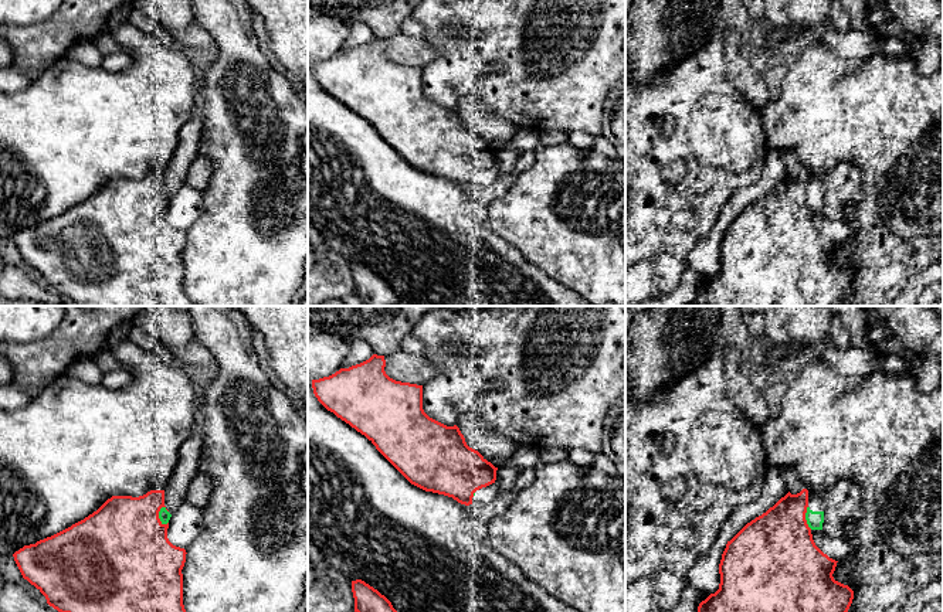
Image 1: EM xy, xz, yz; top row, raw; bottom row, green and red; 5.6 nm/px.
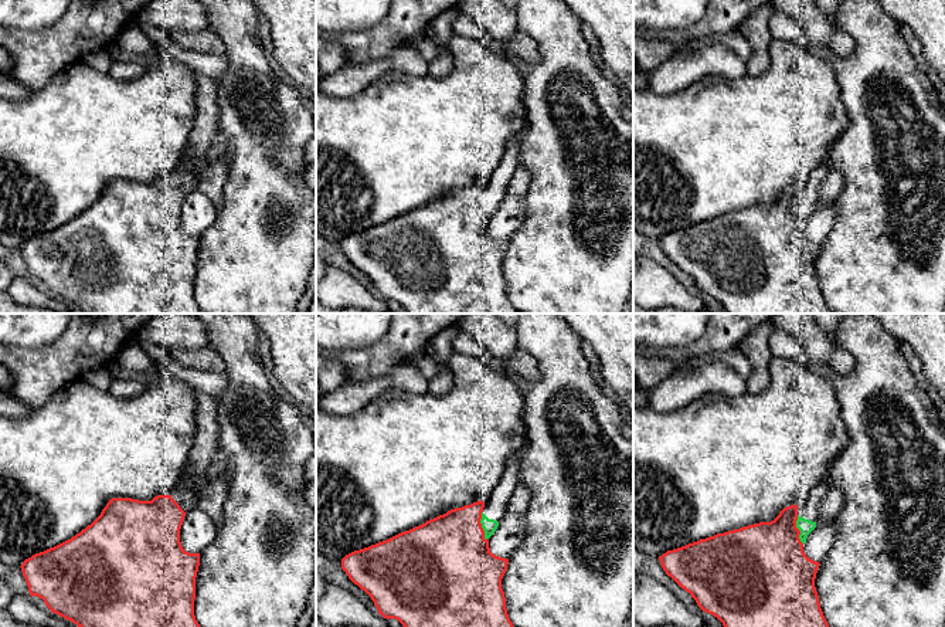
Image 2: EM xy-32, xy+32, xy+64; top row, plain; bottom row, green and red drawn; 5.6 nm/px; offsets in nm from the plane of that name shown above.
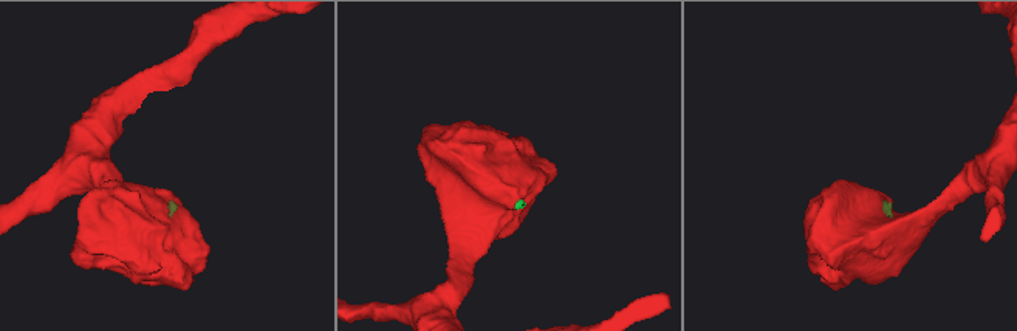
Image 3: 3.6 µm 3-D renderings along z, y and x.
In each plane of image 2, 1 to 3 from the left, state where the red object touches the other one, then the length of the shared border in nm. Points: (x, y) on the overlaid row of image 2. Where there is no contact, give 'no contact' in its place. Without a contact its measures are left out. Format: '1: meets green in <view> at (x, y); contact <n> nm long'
1: no contact
2: meets green in xy+32 at (482, 525); contact 170 nm long
3: meets green in xy+64 at (798, 528); contact 170 nm long

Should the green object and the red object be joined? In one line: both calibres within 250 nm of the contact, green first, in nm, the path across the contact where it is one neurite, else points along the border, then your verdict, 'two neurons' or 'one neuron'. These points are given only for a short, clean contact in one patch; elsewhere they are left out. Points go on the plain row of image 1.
70 nm thick on the green side, 480 nm on the other; one neuron

